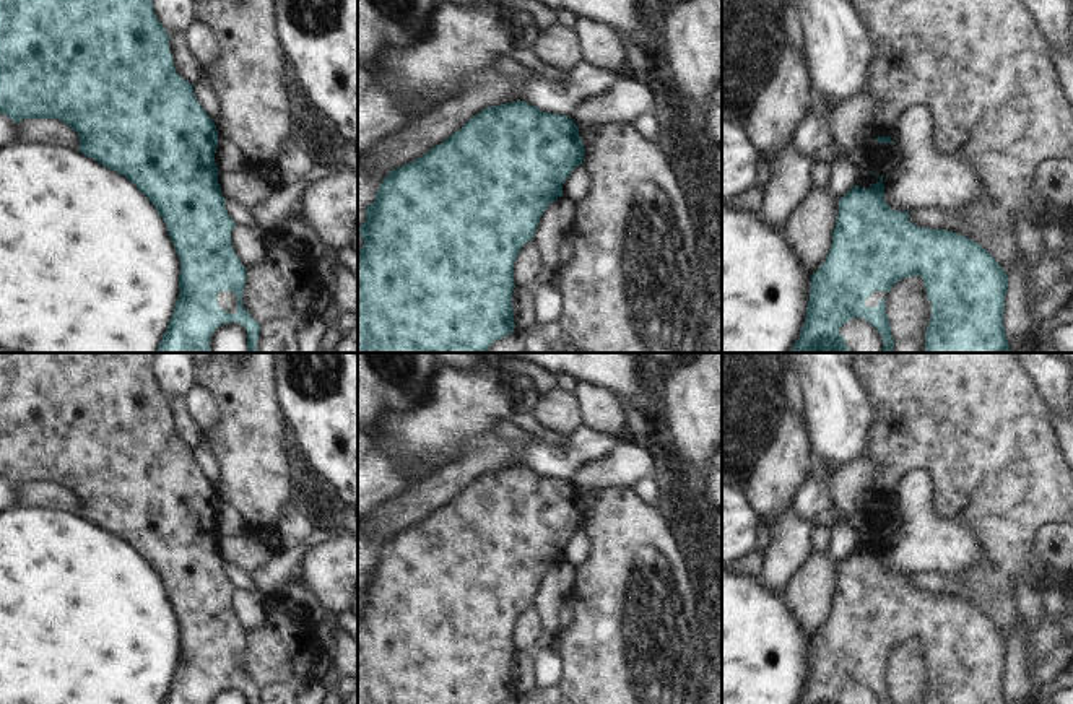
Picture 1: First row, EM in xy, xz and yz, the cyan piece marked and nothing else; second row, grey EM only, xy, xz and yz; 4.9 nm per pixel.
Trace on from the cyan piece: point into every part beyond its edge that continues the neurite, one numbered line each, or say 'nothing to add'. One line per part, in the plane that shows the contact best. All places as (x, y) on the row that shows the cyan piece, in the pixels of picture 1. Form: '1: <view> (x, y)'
nothing to add

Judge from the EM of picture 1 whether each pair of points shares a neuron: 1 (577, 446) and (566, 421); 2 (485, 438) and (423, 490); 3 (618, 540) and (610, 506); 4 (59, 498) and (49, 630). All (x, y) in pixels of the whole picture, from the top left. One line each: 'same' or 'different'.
1: different
2: different
3: same
4: different

